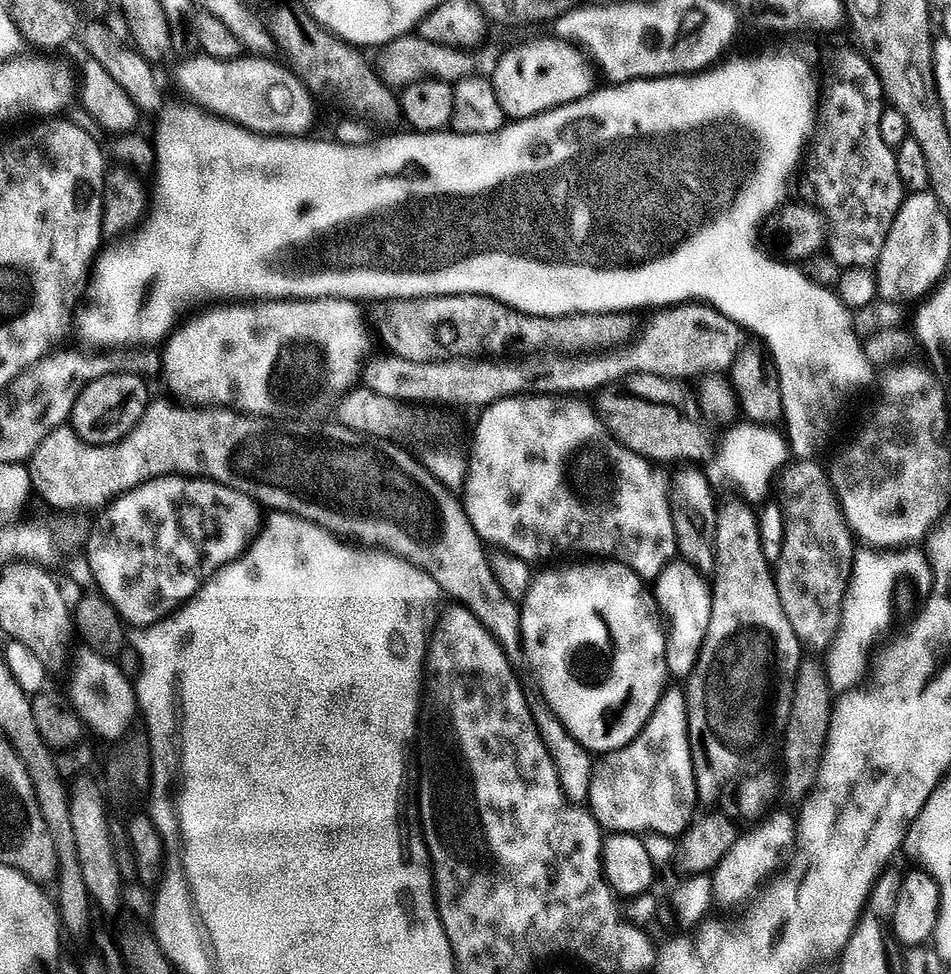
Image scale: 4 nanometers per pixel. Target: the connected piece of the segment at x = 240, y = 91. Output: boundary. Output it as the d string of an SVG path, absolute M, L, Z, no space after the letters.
M203 54L197 57L186 61L176 72L176 80L189 101L262 136L304 138L311 133L308 131L316 124L317 101L291 68L280 62L275 64L272 58L218 62Z

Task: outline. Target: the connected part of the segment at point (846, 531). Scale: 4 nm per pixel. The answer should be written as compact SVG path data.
M797 459L789 463L778 477L778 492L780 488L780 500L784 503L784 545L780 548L780 561L775 561L774 575L778 598L782 598L782 610L786 610L786 618L790 618L790 626L794 626L794 634L800 639L801 645L808 647L809 644L812 648L828 650L840 632L844 599L848 585L854 580L854 565L858 555L857 541L844 517L840 499L832 488L829 469L816 463L815 459Z

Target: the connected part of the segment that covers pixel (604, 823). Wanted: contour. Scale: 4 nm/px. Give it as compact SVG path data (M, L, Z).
M669 687L648 725L625 748L599 757L598 778L590 782L587 803L592 804L591 815L596 817L601 829L609 833L657 832L660 836L680 838L697 815L696 800L685 689Z

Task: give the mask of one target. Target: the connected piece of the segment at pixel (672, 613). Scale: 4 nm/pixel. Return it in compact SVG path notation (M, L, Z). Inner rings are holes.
M671 562L665 565L654 584L654 599L670 629L667 633L668 670L673 677L687 678L695 670L695 664L698 662L706 638L706 630L710 626L712 589L709 581L703 579L706 580L691 564Z

